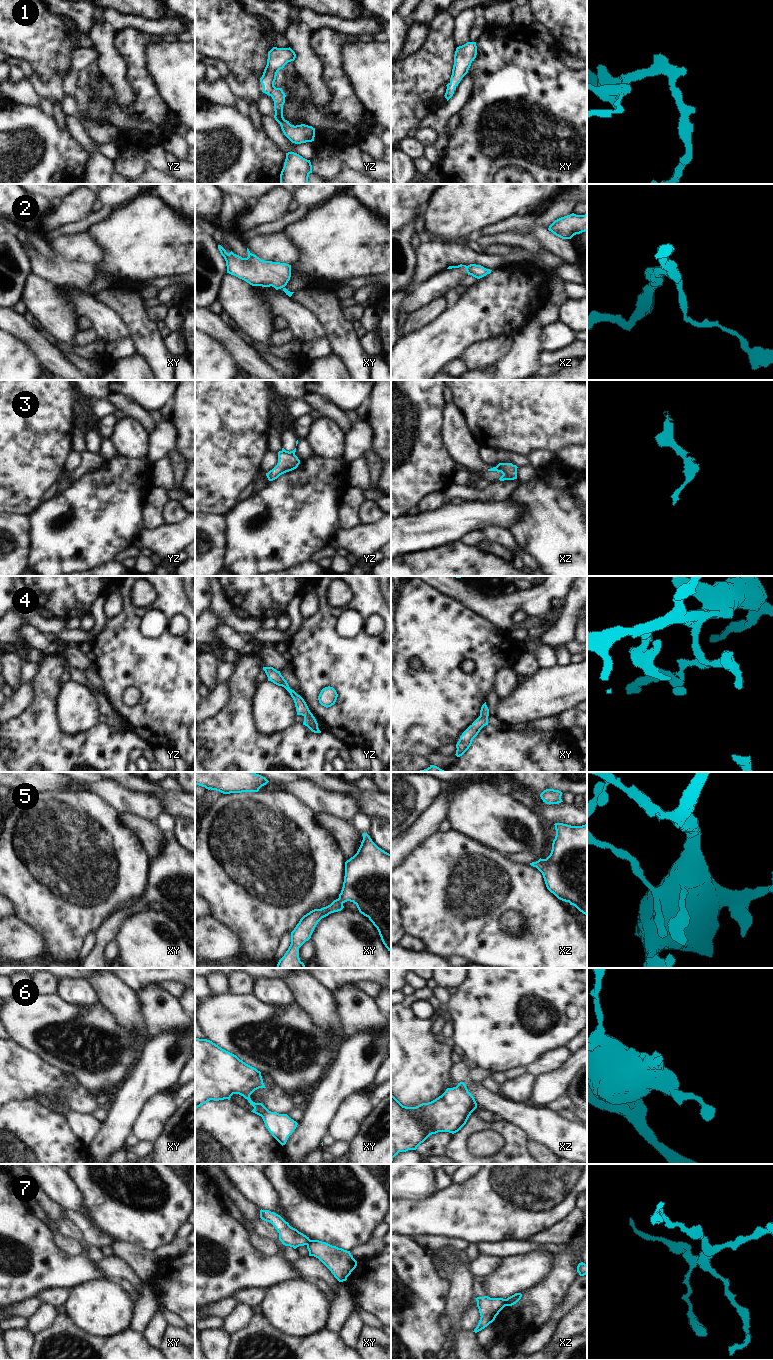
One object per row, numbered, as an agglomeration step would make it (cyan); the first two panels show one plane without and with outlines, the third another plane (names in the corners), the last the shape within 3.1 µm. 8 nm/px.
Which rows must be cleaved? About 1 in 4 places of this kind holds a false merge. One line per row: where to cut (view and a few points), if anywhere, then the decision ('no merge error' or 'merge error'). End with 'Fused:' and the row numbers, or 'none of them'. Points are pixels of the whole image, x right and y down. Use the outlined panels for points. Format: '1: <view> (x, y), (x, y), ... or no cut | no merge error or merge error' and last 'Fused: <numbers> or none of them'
1: no cut | no merge error
2: no cut | no merge error
3: yz (282, 449), (294, 454) | merge error
4: no cut | no merge error
5: no cut | no merge error
6: xy (267, 1109), (260, 1115) | merge error
7: xz (504, 1299), (505, 1305) | merge error
Fused: 3, 6, 7

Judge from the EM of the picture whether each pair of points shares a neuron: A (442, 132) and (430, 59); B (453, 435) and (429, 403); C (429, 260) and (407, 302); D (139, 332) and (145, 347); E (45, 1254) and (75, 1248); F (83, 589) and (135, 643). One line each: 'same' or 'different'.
A: different
B: different
C: different
D: same
E: different
F: different

